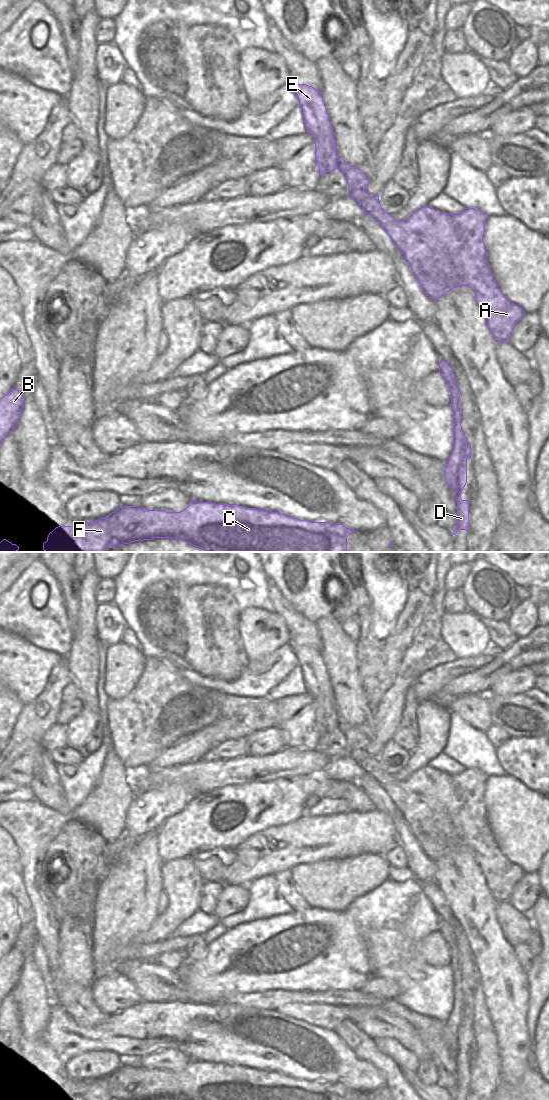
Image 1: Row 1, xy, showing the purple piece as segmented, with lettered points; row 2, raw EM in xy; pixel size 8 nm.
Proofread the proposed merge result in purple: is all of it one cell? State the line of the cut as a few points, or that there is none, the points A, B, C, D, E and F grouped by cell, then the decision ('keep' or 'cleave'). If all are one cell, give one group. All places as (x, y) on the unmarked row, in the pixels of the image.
cut in xy along (315, 699), (320, 703), (319, 718), (328, 723), (329, 731); A C D E F / B; cleave

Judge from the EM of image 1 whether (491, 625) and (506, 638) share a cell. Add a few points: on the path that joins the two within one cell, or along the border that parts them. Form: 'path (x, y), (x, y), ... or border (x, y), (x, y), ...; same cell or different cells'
path (495, 629), (502, 636); same cell

